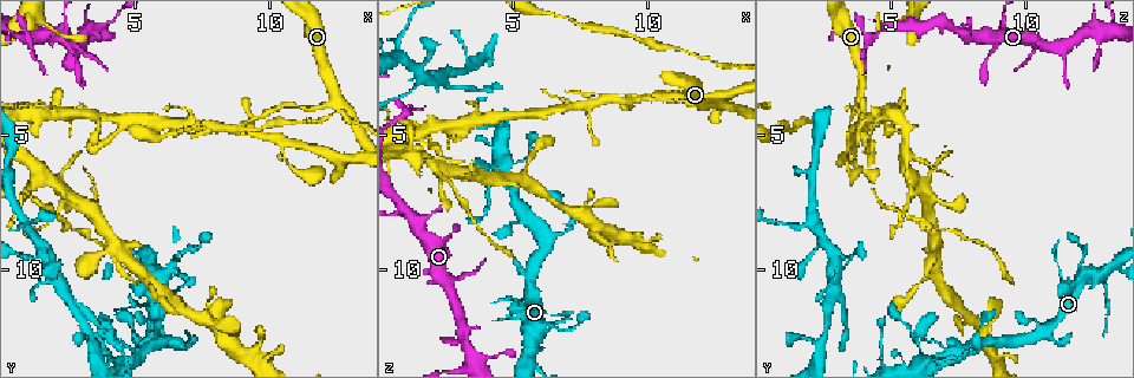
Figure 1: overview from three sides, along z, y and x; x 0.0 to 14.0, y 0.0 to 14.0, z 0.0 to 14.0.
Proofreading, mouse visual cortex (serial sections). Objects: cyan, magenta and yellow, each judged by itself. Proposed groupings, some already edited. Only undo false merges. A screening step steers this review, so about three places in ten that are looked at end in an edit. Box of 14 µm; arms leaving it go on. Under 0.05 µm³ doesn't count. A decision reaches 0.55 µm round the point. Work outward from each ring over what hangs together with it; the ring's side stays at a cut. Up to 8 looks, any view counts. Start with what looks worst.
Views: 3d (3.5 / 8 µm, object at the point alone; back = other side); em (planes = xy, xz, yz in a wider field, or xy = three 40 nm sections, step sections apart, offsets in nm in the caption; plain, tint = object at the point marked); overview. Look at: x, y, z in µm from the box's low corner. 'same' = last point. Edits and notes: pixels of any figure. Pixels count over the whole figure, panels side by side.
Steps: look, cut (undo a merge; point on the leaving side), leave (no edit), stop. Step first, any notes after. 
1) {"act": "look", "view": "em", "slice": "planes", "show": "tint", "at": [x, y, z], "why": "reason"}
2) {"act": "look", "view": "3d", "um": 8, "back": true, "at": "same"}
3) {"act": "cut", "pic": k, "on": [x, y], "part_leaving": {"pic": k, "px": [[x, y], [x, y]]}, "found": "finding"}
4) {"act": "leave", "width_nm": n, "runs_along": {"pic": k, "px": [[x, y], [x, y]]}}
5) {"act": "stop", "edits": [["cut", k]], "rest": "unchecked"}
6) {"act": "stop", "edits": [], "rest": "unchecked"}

{"act": "look", "view": "3d", "um": 3.5, "at": [4.3, 13.4, 6.4], "why": "abrupt turn"}

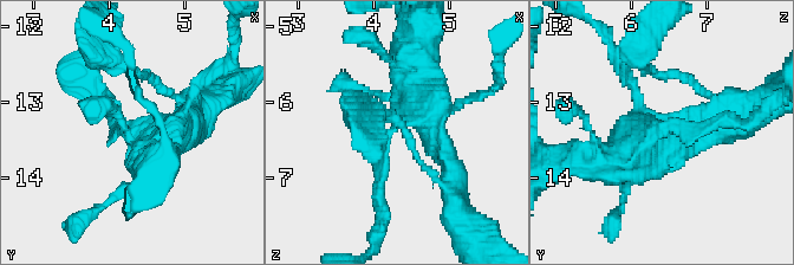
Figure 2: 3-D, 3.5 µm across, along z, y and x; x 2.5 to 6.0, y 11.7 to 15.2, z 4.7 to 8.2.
{"act": "look", "view": "em", "slice": "xy", "step": 5, "show": "tint", "at": [4.30, 13.35, 6.35]}

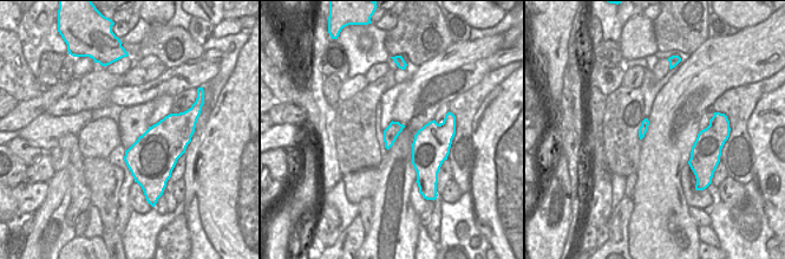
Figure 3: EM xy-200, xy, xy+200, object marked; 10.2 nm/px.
{"act": "leave", "arms": 4, "arm_widths_nm": [150, 200, 300, 450], "runs_along": {"pic": 2, "px": [[179, 137], [154, 144], [114, 122]]}, "found": "continuous, no second cell"}

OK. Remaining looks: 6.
{"act": "look", "view": "3d", "um": 3.5, "at": [12.3, 3.5, 3.9], "why": "three arms meet"}

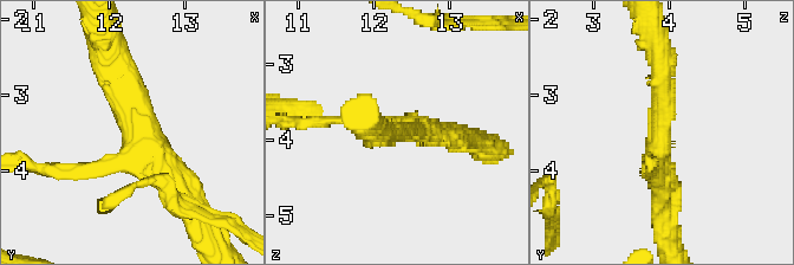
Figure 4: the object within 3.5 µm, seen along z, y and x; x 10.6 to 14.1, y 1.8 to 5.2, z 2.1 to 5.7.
{"act": "look", "view": "em", "slice": "xy", "step": 3, "show": "tint", "at": [12.30, 3.50, 3.90], "arms": 3, "arm_widths_nm": [150, 300, 350]}

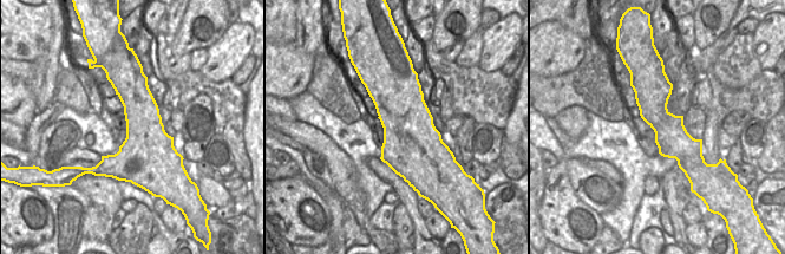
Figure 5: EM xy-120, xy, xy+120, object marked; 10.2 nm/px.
{"act": "leave", "runs_along": {"pic": 4, "px": [[108, 58], [132, 149], [75, 174]]}, "found": "one cell here"}

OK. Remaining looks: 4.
{"act": "look", "view": "3d", "um": 8, "at": [8.7, 4.8, 3.6], "why": "four-way junction"}

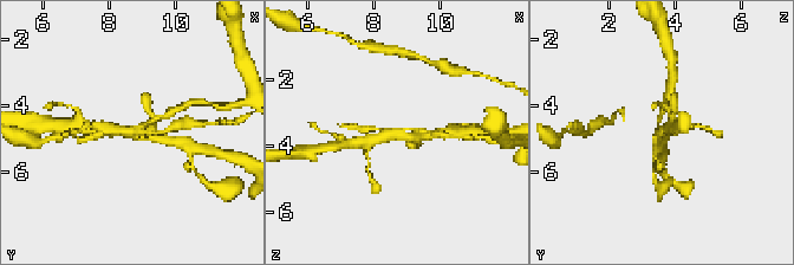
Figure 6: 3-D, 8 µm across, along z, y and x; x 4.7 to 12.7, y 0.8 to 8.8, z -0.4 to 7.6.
{"act": "look", "view": "em", "slice": "xy", "step": 5, "show": "tint", "at": [8.6, 4.8, 3.7], "why": "now the EM"}

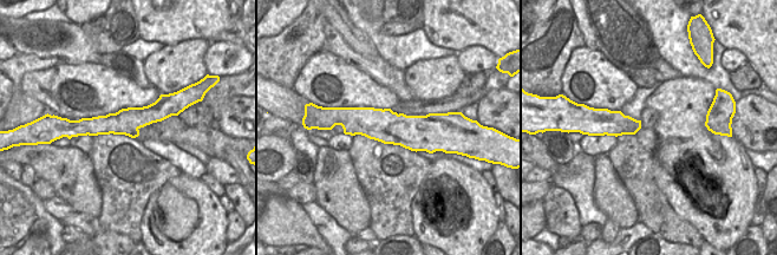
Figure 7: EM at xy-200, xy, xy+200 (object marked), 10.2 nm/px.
{"act": "cut", "pic": 6, "on": [365, 146], "border": {"pic": 7, "px": [[137, 129], [130, 133], [112, 132]]}, "found": "a second cell is stuck on"}

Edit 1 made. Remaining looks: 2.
{"act": "stop", "edits": [["cut", 6]], "rest": "unchecked"}

